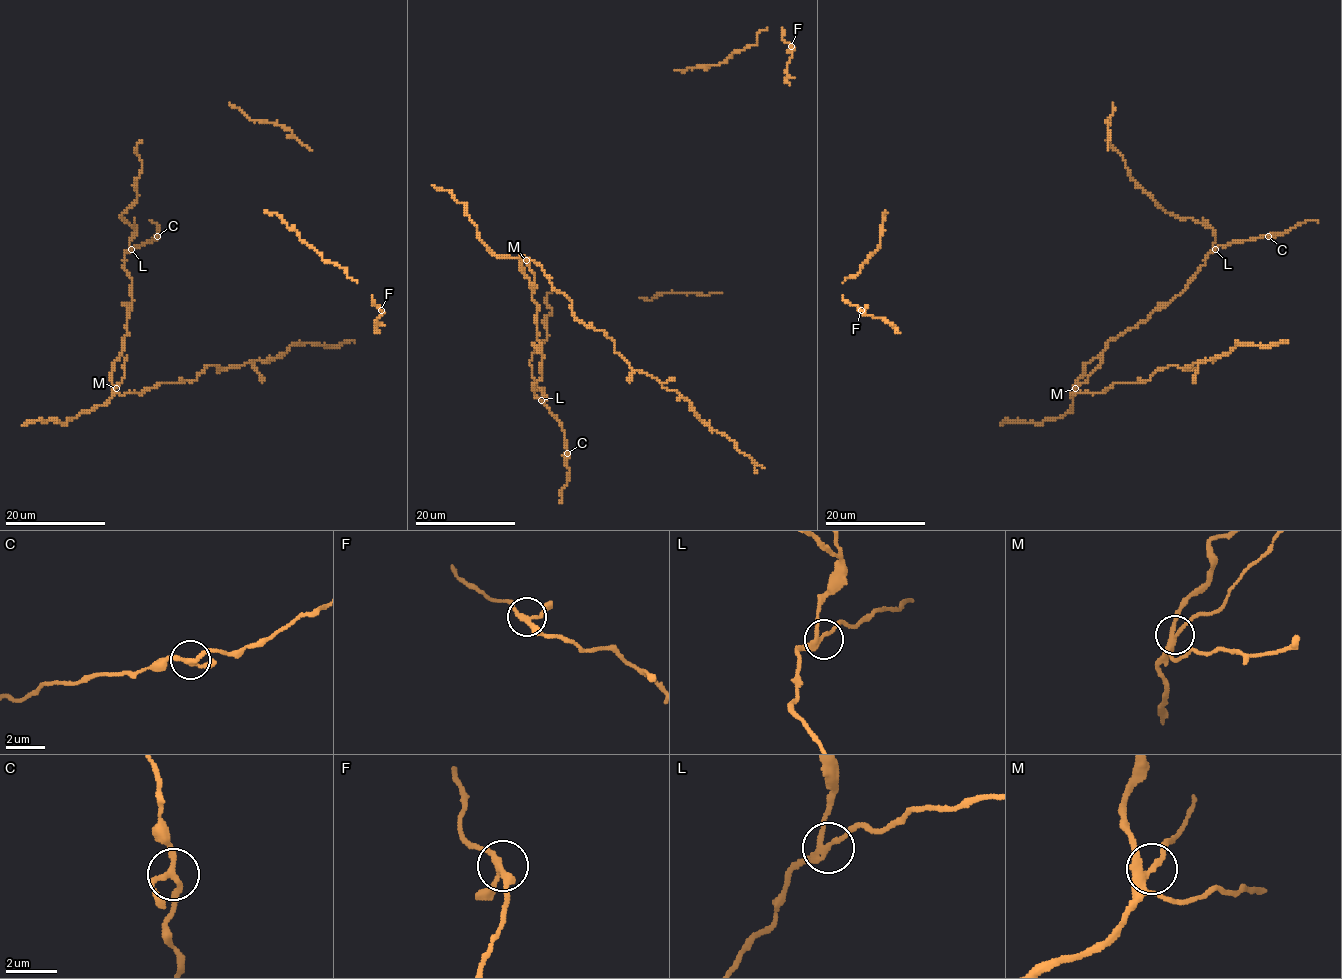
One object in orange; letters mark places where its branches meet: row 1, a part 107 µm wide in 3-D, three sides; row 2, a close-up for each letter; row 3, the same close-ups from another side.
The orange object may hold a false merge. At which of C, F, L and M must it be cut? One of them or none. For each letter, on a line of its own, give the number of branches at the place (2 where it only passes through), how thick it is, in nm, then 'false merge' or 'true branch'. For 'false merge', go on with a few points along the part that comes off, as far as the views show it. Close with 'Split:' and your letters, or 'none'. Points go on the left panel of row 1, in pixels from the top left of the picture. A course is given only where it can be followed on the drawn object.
C: branches 3; calibre 220 nm; true branch
F: branches 3; calibre 220 nm; true branch
L: branches 3; calibre 200 nm; true branch
M: branches 4; calibre 240 nm; false merge; course (116, 388), (124, 378), (126, 356)
Split: M

